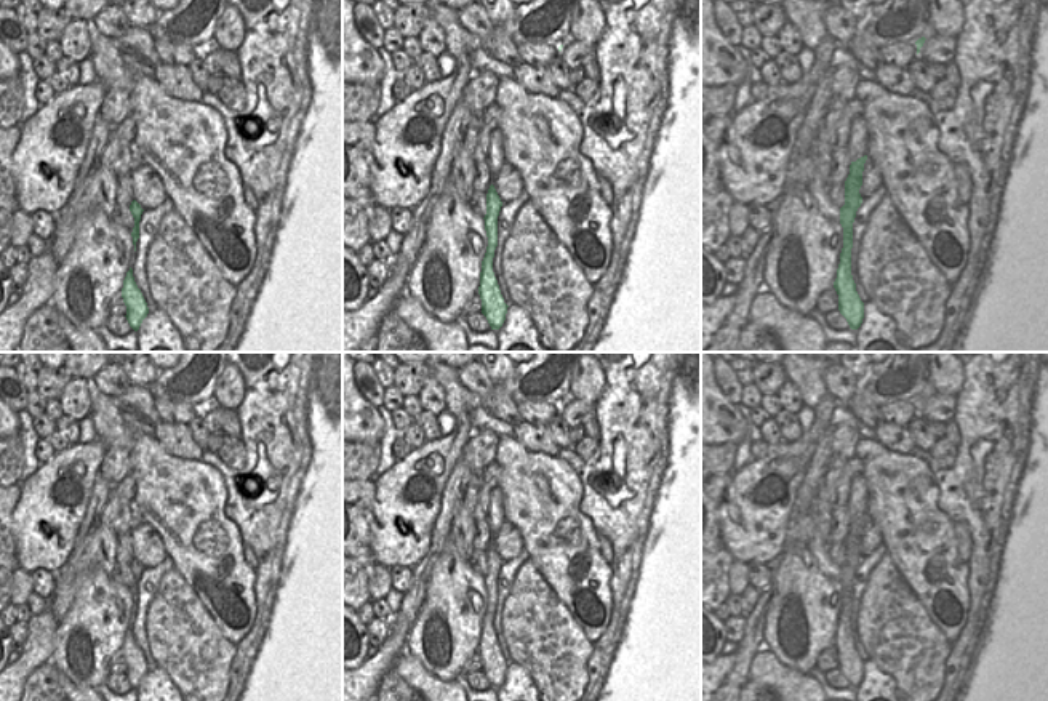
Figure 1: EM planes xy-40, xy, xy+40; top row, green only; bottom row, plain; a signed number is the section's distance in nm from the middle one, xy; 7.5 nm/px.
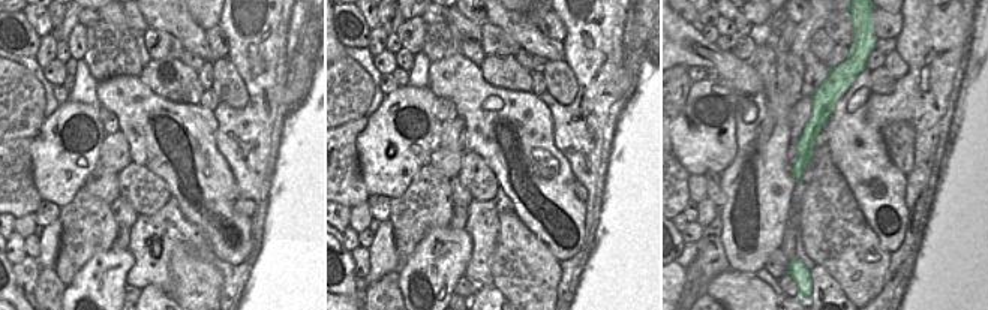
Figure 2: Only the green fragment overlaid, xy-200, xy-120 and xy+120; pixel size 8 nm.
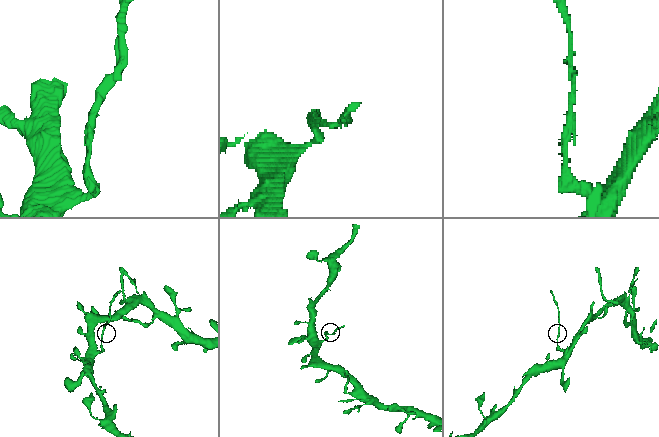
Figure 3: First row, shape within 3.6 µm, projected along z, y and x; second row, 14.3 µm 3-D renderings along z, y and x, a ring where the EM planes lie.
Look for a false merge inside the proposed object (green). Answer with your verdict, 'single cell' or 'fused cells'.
fused cells

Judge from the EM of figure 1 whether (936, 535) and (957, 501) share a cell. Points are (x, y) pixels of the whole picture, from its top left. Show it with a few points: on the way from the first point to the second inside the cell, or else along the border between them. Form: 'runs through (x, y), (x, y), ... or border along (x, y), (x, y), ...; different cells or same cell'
border along (935, 480), (938, 508), (952, 520); different cells

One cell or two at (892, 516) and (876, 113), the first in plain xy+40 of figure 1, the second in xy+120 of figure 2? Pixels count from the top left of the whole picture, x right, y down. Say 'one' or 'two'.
two

